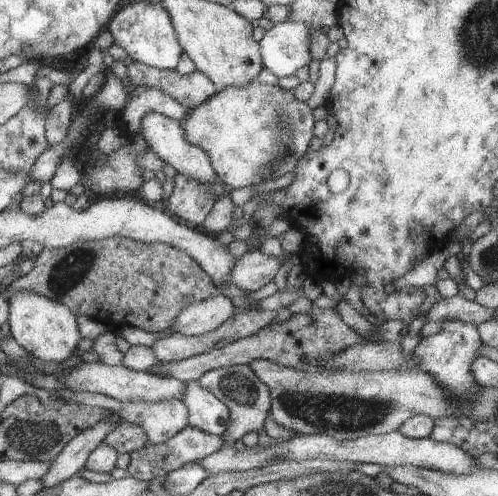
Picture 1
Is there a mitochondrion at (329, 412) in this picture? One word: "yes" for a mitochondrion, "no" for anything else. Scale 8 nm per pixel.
yes

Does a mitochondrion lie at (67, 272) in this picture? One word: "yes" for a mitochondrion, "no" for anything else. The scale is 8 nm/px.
yes

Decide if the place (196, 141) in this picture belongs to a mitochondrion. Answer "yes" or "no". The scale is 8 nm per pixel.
no

